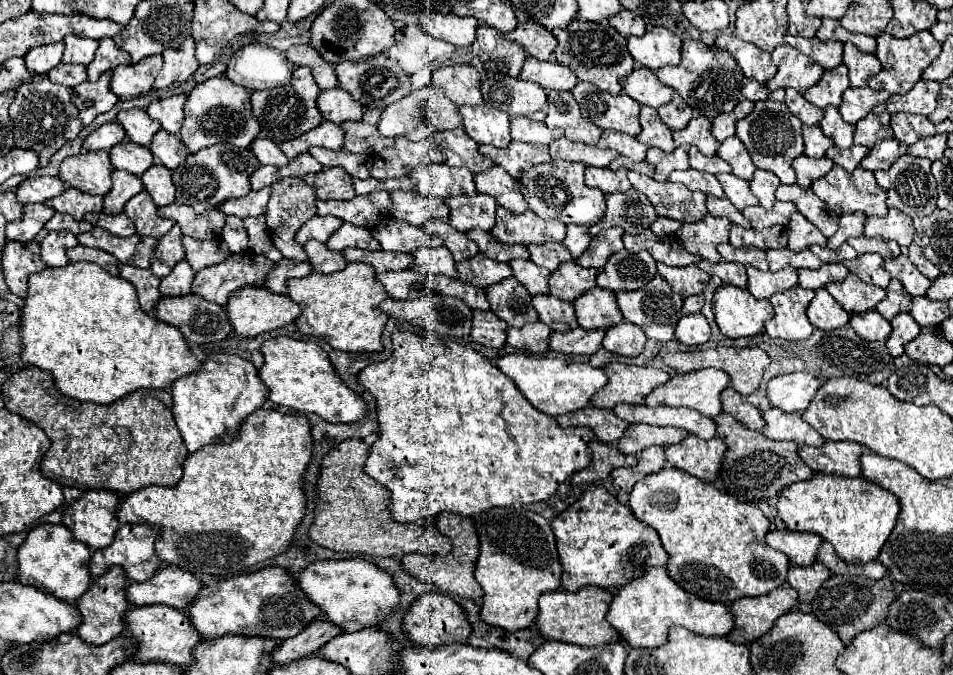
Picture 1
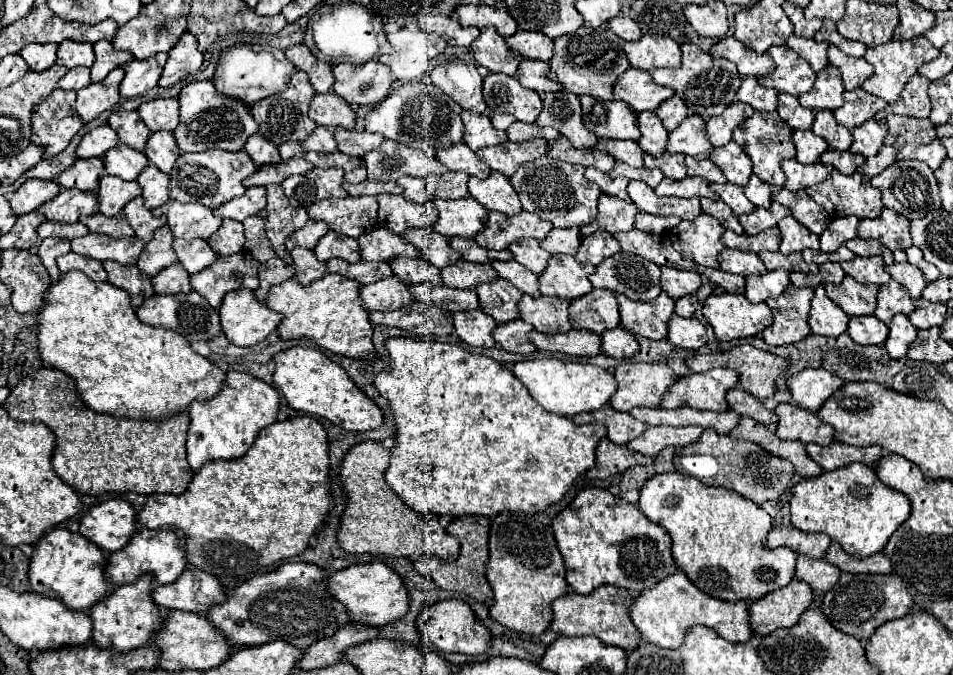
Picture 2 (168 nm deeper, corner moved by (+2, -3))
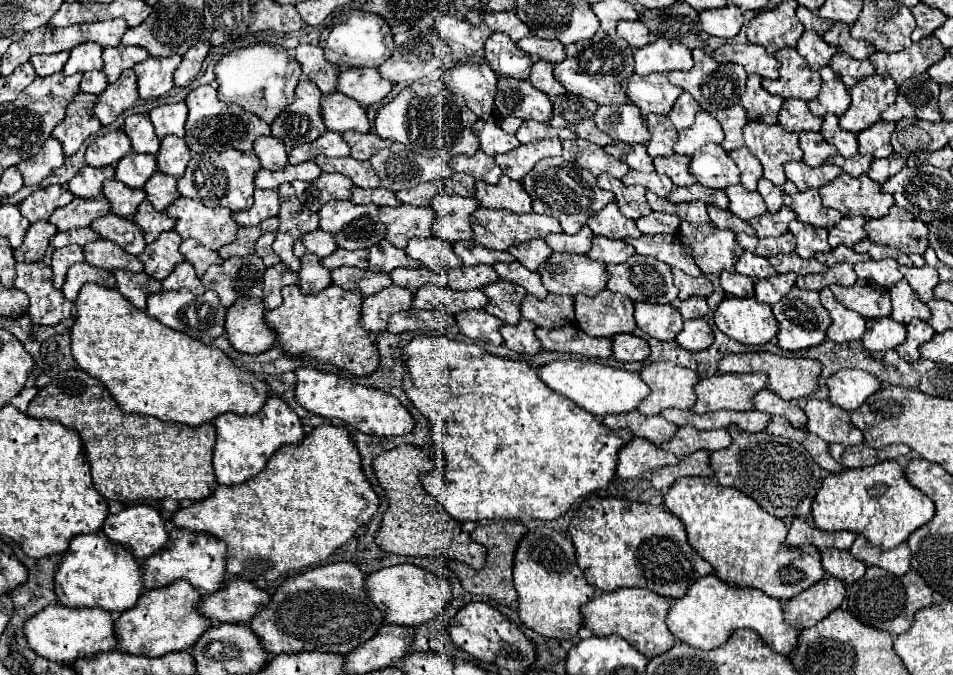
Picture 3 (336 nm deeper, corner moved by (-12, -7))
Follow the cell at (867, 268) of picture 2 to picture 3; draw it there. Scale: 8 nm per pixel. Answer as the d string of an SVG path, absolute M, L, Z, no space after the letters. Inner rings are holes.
M868 259L864 263L856 263L854 271L860 279L870 279L880 287L890 287L902 279L900 267L894 259L882 259L882 261Z

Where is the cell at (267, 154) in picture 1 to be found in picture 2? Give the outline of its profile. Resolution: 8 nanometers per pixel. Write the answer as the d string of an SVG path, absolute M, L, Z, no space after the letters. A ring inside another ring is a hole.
M260 135L248 137L244 149L246 149L246 153L252 157L252 161L254 161L256 165L260 165L260 167L262 167L262 165L272 165L272 163L280 163L280 161L282 161L280 155L278 155L276 145L270 143L270 141L266 141L266 139L260 137Z

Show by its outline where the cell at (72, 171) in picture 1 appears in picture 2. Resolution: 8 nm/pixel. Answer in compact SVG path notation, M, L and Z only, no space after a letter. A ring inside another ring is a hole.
M98 157L92 159L76 159L72 167L58 175L58 185L62 189L82 189L82 191L96 191L98 179L102 177L104 163Z

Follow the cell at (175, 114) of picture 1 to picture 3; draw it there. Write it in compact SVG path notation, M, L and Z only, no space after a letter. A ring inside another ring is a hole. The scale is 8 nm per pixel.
M170 103L170 105L160 105L150 111L150 121L156 129L156 135L162 139L170 133L182 137L184 135L184 123L186 123L186 103Z

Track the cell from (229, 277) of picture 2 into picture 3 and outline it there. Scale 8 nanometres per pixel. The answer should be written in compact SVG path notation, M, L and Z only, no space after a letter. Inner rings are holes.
M258 255L232 257L222 265L212 265L200 279L206 289L216 291L220 303L230 307L238 297L262 297L266 265Z

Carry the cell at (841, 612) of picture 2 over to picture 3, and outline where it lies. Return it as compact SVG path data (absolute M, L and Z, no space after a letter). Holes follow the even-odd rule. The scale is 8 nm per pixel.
M868 567L866 575L848 587L846 605L862 623L884 629L892 635L900 635L912 627L912 619L918 609L932 605L932 593L934 591L916 571L908 571L906 575L896 577L880 567Z

